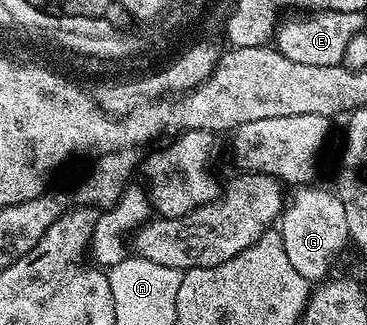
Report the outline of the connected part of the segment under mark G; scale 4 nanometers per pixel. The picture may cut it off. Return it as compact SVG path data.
M314 185L297 188L287 198L278 225L294 271L309 283L321 282L329 276L328 271L350 241L346 211L339 194L316 188Z

